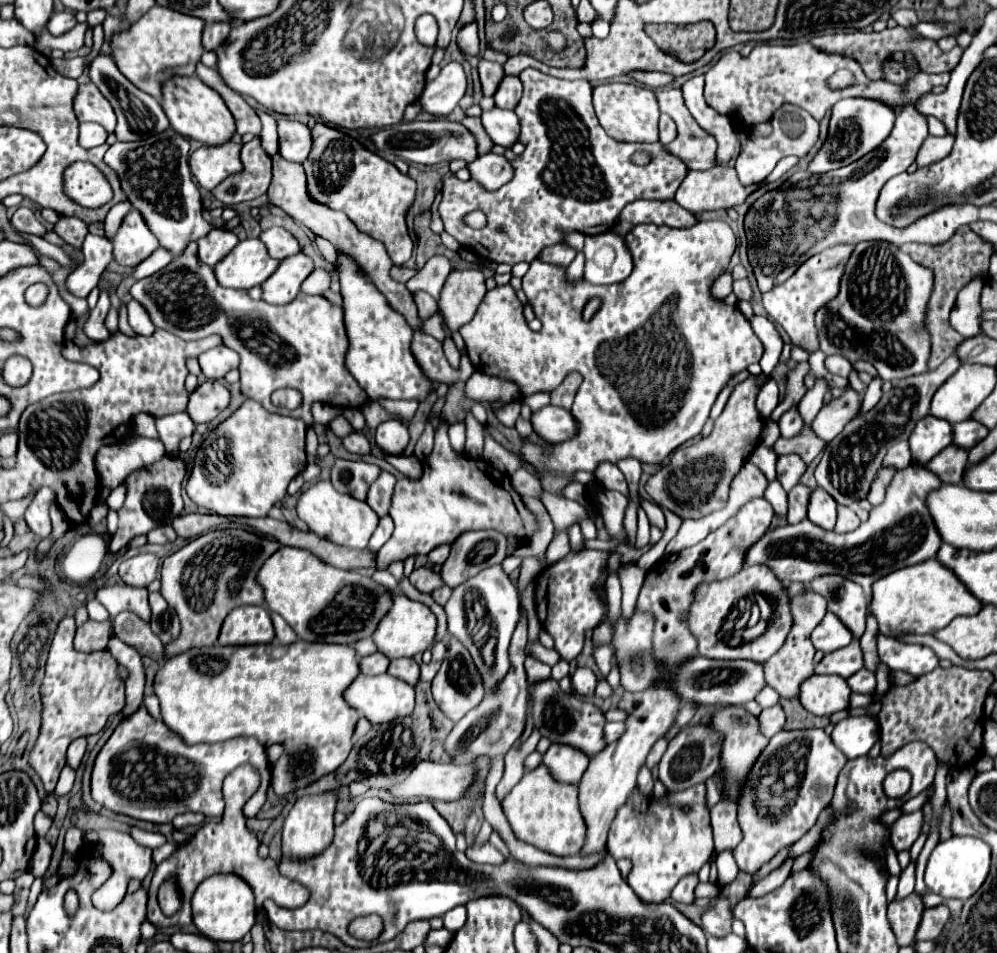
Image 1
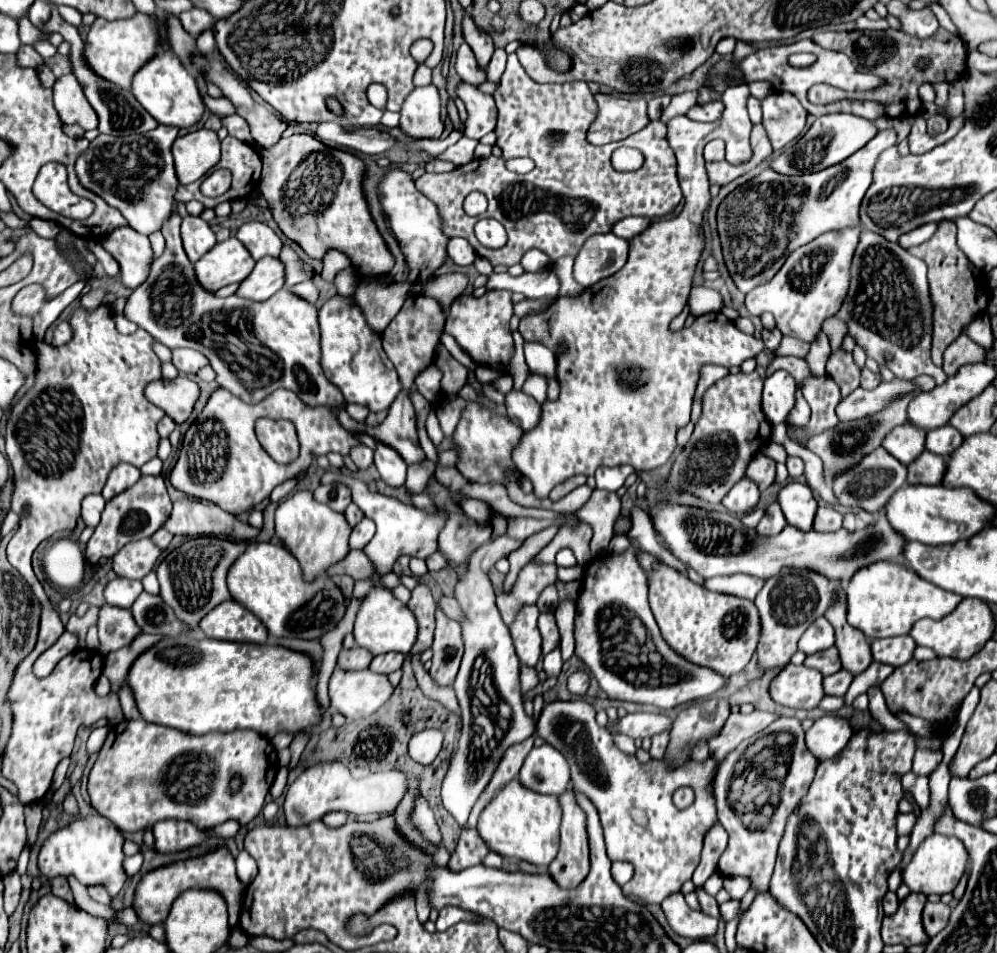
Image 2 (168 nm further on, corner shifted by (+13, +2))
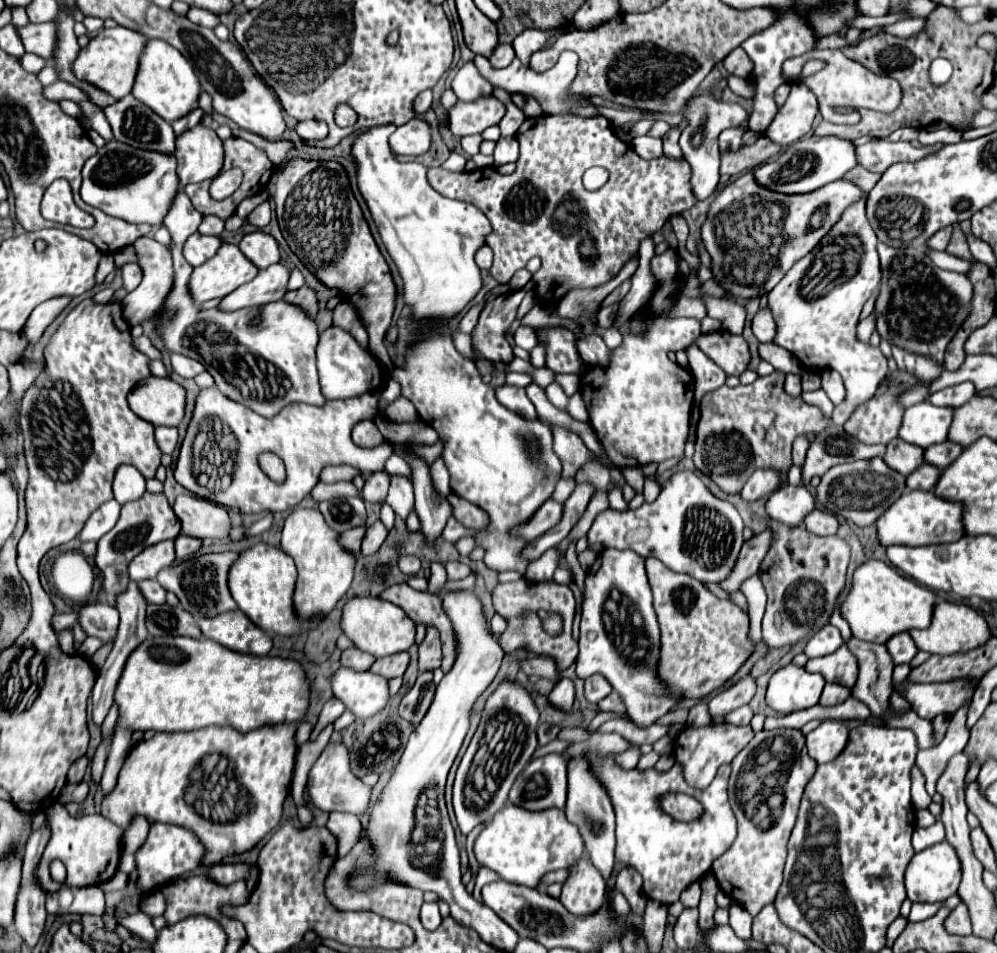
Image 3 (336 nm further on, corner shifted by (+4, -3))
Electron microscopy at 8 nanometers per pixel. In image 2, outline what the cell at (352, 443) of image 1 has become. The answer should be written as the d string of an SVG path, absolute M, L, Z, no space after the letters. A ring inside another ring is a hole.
M359 445L351 451L351 459L359 469L369 469L371 463L373 463L373 451L365 445Z

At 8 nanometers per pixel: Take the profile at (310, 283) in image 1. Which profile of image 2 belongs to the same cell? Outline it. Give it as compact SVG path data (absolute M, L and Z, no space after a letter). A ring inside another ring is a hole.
M283 247L279 259L285 265L285 287L287 289L291 289L293 285L297 285L301 281L307 281L315 275L315 271L309 265L305 265L289 247Z

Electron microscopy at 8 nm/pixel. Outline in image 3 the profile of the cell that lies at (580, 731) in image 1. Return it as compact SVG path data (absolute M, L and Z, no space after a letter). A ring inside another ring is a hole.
M582 752L582 758L592 764L596 776L608 790L616 812L616 860L622 866L636 868L644 878L644 894L650 900L660 904L674 904L680 900L680 894L694 882L698 882L712 866L712 862L732 846L736 838L736 818L728 804L726 788L730 776L730 764L718 768L716 778L706 790L696 790L686 784L684 770L680 764L674 764L668 772L656 768L648 770L624 770L616 764L616 754L600 756L596 752ZM682 792L696 798L702 804L702 814L696 820L680 822L666 814L660 806L664 794Z

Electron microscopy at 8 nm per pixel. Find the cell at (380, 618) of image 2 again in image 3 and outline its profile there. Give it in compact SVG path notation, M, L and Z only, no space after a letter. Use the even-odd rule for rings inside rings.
M352 598L348 606L344 606L342 630L356 644L356 648L370 652L376 658L406 652L416 644L416 624L408 620L408 614L402 608L380 598Z

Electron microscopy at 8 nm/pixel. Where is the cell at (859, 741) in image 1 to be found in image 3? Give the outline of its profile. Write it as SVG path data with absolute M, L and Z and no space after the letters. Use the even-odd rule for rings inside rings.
M824 720L816 730L812 730L806 736L806 748L808 754L818 762L818 764L826 764L832 762L836 756L840 756L840 752L846 748L848 744L848 728L844 726L844 722L836 722L836 720Z

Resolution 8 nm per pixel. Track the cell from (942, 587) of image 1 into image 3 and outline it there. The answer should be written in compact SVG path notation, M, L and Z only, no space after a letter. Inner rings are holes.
M866 560L852 578L852 590L842 602L842 616L848 620L852 634L866 642L886 644L892 636L912 628L928 628L938 596L926 586L898 574L896 568L880 560Z

